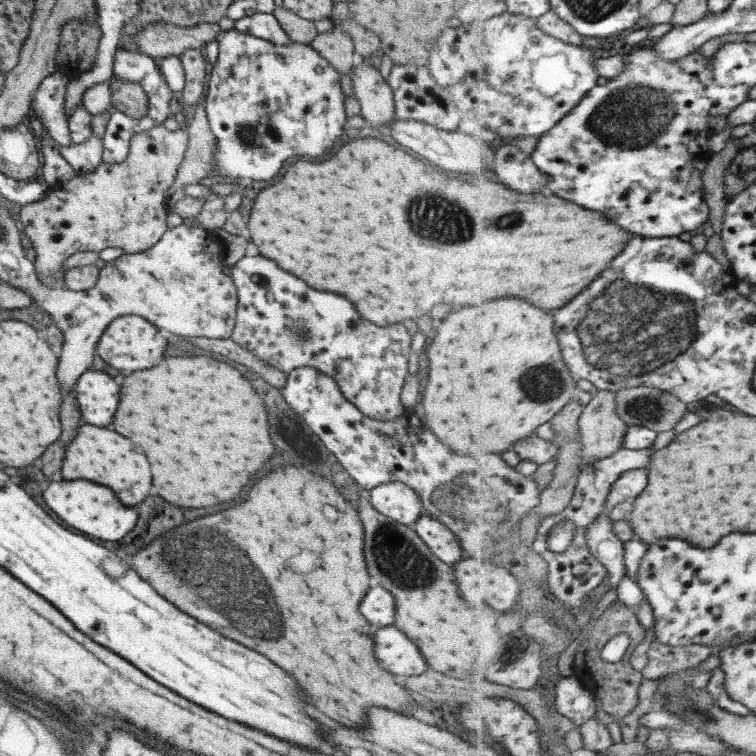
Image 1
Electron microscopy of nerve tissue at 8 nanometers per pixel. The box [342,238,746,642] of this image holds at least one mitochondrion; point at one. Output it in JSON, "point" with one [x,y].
{"point":[623,330]}

